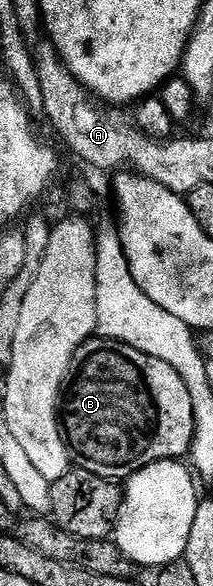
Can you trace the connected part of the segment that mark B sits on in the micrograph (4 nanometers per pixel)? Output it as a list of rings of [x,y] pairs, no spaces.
[[[91,337],[72,357],[70,370],[60,403],[60,426],[75,468],[96,473],[96,477],[125,481],[153,463],[189,456],[194,440],[192,396],[168,361],[148,357],[148,353],[140,353],[140,349],[132,349],[127,343]]]

